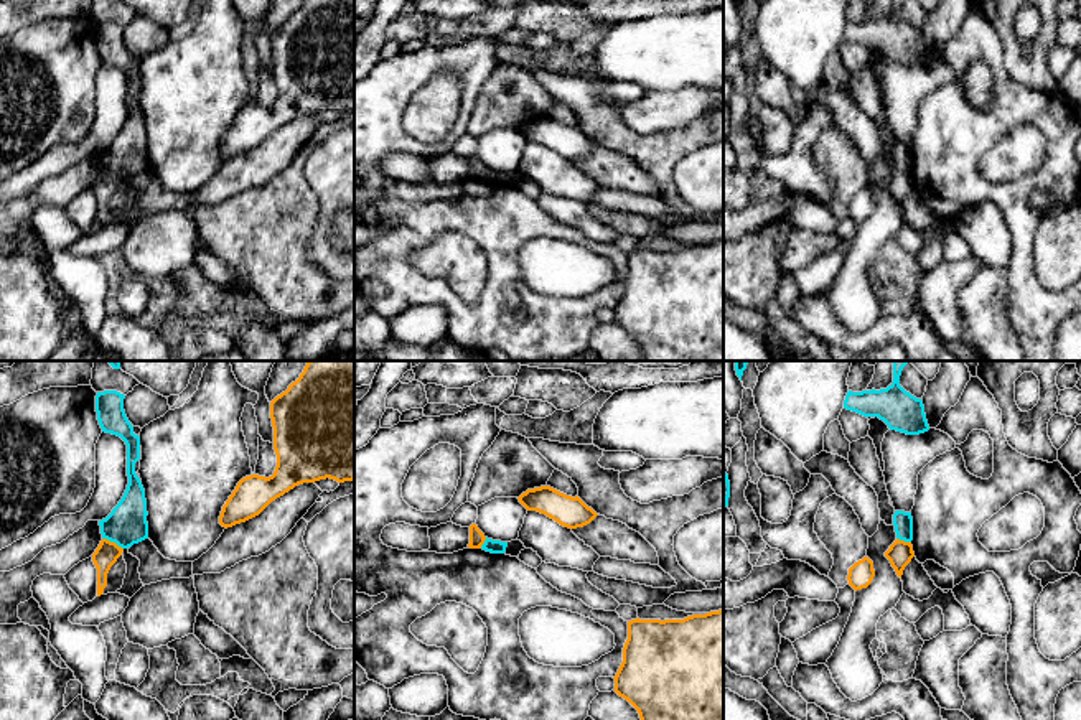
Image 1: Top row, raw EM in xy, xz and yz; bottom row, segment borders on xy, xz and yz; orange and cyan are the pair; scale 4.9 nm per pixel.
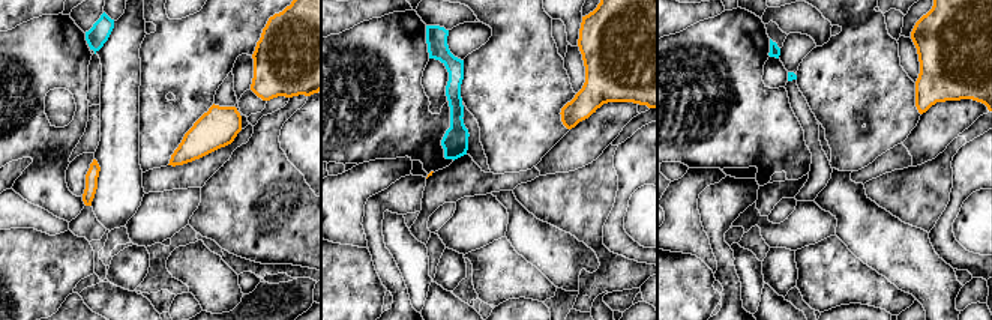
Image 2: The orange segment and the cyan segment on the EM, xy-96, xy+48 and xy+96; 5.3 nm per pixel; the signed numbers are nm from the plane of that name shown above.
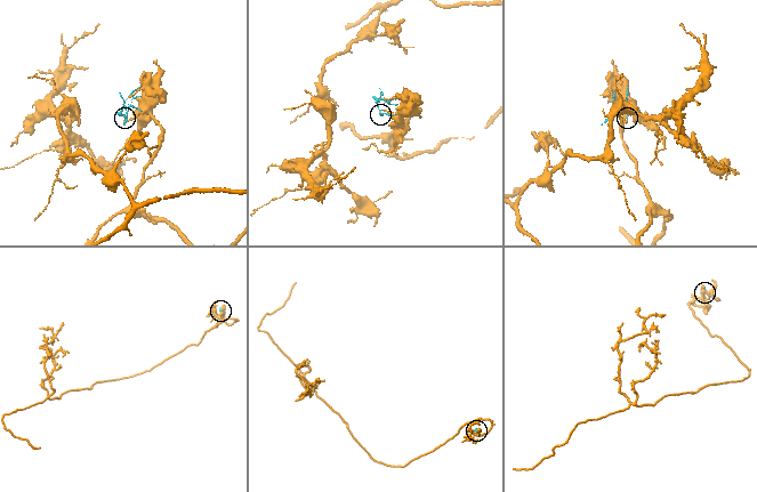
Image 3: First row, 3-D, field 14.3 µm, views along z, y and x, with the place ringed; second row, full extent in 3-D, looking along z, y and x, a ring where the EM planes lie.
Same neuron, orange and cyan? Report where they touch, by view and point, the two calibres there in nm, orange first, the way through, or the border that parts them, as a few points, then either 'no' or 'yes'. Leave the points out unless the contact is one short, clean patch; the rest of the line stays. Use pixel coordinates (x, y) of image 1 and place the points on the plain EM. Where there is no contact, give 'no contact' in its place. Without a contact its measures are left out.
meets orange in xy at (112, 173); 120 nm thick on the orange side, 190 nm on the other; runs through xy (107, 183), (112, 173), (127, 155); yes

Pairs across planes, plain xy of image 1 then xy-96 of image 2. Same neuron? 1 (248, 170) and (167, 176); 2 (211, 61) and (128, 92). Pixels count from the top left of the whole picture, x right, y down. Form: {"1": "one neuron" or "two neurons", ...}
{"1": "one neuron", "2": "two neurons"}

